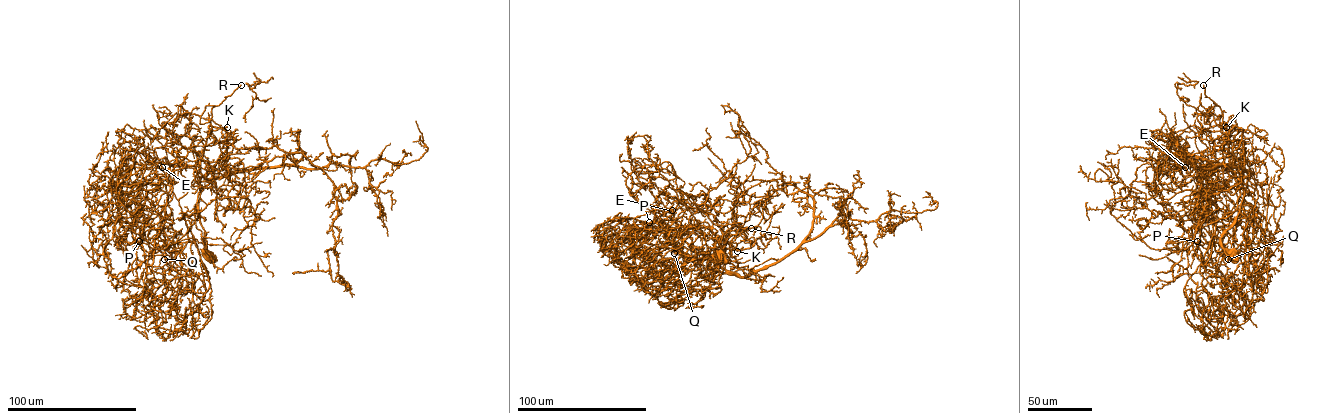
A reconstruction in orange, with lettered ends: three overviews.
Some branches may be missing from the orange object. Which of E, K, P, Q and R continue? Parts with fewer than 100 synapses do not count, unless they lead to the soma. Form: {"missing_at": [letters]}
{"missing_at": ["P", "Q"]}

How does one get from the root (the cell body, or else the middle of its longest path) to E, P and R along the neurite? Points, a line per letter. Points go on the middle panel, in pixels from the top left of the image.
E: (718, 258), (714, 246), (708, 265), (675, 222), (646, 208), (630, 193), (632, 185), (648, 186), (672, 210)
P: (718, 258), (714, 246), (708, 265), (710, 260), (695, 251), (679, 229), (672, 236), (649, 222)
R: (718, 258), (714, 246), (706, 262), (710, 264), (705, 256), (719, 254), (721, 246), (737, 231), (751, 228)

